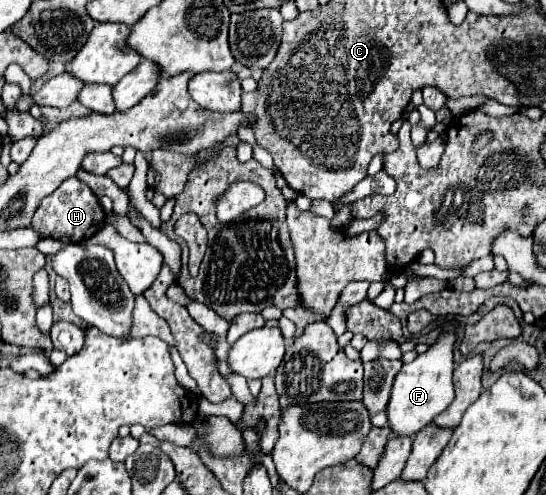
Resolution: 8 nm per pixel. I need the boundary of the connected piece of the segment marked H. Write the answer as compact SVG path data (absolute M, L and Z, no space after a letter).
M77 177L65 179L49 197L45 197L31 221L31 227L42 239L68 239L74 243L93 237L103 225L105 225L105 211L97 195L89 189L89 185L85 185Z

